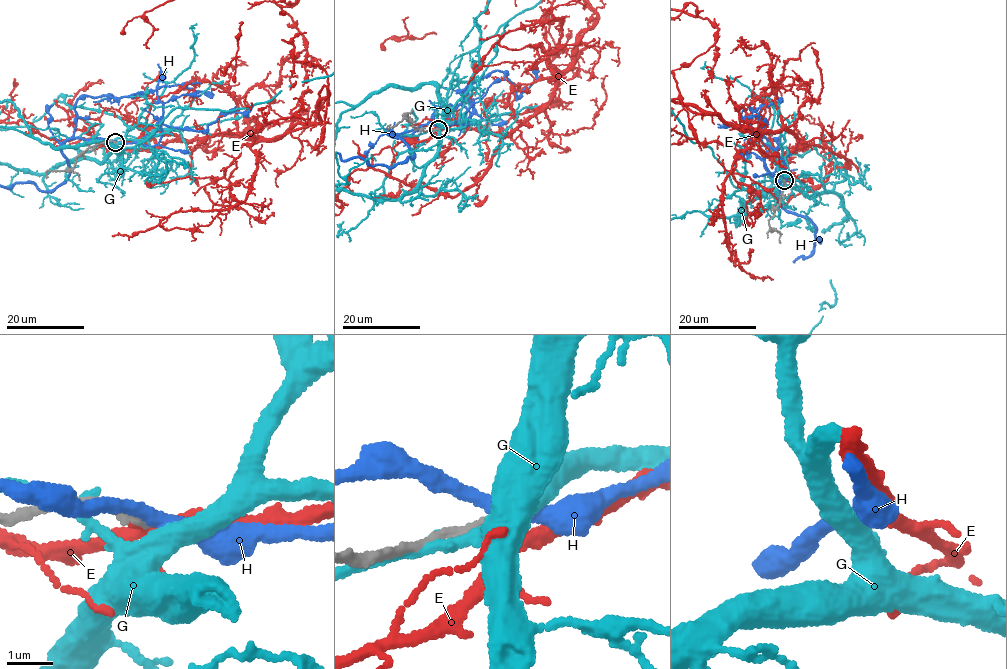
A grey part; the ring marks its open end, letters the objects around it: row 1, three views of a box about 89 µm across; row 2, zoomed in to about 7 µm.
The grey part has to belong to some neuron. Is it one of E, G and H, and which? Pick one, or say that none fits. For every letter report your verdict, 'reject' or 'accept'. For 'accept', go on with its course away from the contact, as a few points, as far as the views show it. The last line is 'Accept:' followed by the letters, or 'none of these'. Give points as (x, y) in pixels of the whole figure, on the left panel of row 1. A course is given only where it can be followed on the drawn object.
E: accept; it runs (116, 141), (148, 129), (183, 139), (267, 138), (319, 122), (329, 68)
G: reject
H: reject
Accept: E

